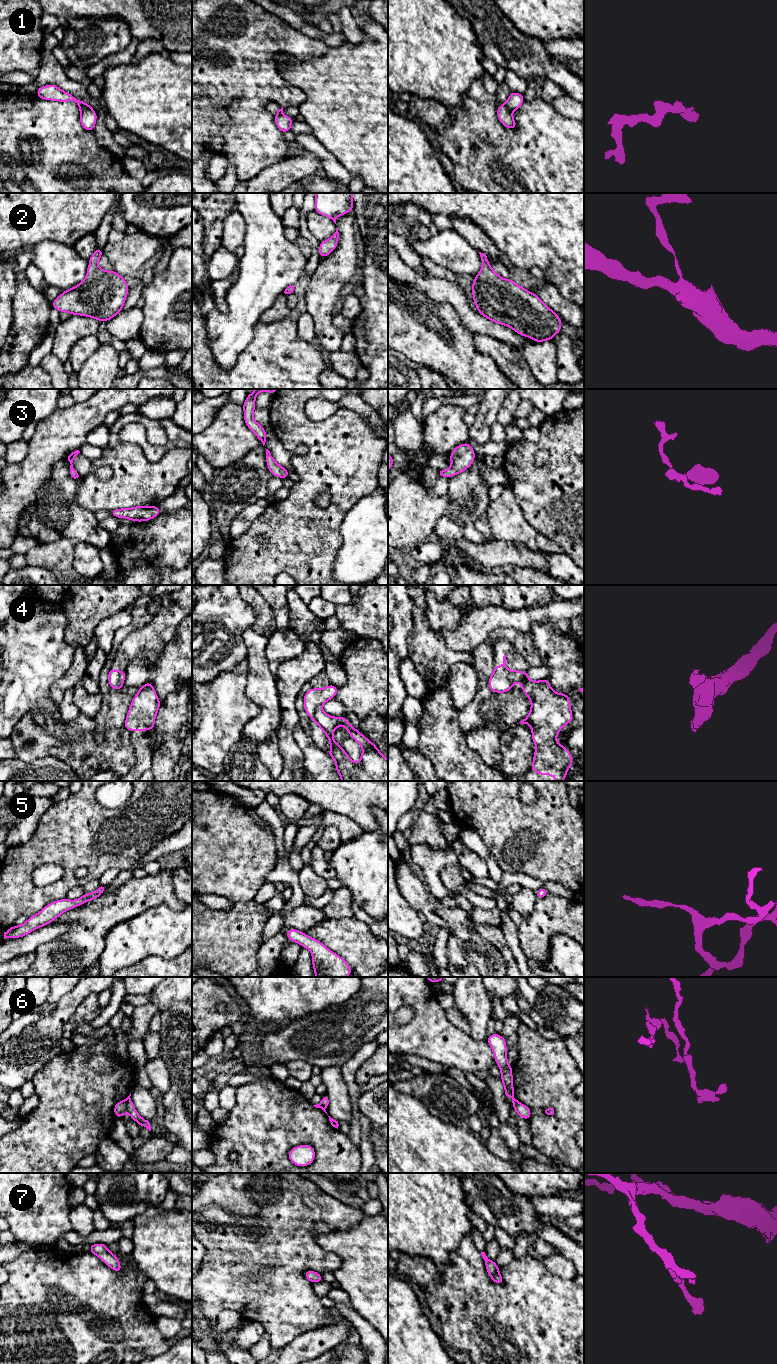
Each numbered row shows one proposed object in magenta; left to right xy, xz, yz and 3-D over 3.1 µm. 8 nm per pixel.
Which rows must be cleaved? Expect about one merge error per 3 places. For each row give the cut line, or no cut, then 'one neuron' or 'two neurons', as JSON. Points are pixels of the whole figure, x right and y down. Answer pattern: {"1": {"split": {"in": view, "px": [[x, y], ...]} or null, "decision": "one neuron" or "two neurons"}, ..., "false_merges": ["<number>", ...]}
{"1": {"split": {"in": "xy", "px": [[79, 105], [92, 109]]}, "decision": "two neurons"}, "2": {"split": null, "decision": "one neuron"}, "3": {"split": null, "decision": "one neuron"}, "4": {"split": {"in": "xz", "px": [[320, 706], [316, 709], [313, 719]]}, "decision": "two neurons"}, "5": {"split": null, "decision": "one neuron"}, "6": {"split": {"in": "xy", "px": [[124, 1100], [128, 1111]]}, "decision": "two neurons"}, "7": {"split": null, "decision": "one neuron"}, "false_merges": ["1", "4", "6"]}

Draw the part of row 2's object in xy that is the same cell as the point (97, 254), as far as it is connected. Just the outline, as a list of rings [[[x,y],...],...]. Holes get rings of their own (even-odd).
[[[96,247],[91,255],[85,279],[69,290],[63,291],[51,306],[71,315],[92,317],[108,321],[122,312],[129,286],[124,277],[114,270],[105,271],[97,263],[103,249]]]

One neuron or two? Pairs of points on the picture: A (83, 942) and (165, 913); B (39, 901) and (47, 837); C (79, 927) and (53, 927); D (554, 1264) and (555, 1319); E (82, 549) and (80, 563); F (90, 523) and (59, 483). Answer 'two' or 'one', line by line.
A: two
B: one
C: two
D: two
E: one
F: one

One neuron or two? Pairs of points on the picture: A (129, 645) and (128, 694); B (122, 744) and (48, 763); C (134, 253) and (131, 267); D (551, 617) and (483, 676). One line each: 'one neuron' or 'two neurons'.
A: two neurons
B: two neurons
C: one neuron
D: two neurons

